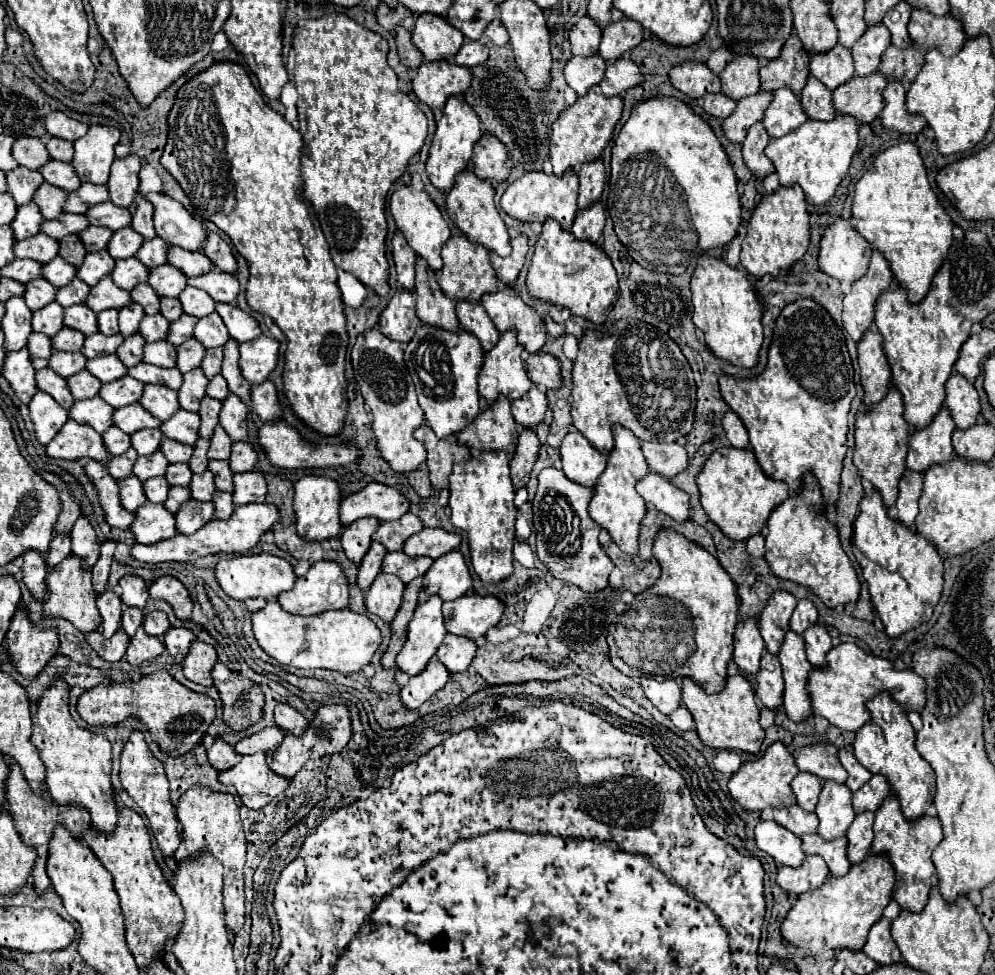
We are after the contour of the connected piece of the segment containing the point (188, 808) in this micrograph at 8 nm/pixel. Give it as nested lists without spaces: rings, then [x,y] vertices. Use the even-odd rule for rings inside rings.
[[[195,785],[181,793],[177,803],[177,819],[183,827],[183,839],[187,843],[187,853],[193,857],[197,851],[207,847],[213,857],[217,857],[225,867],[225,921],[227,927],[237,933],[245,921],[245,895],[243,895],[243,865],[245,865],[245,837],[239,817],[239,807],[231,793],[217,793]]]

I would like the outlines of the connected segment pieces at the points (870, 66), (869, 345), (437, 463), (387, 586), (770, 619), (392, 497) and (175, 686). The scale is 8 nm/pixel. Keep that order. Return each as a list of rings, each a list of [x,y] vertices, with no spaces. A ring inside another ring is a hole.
[[[871,25],[861,39],[851,47],[853,61],[855,61],[855,75],[867,77],[877,71],[877,65],[881,65],[881,55],[889,45],[889,31],[885,25]]]
[[[869,329],[869,333],[859,341],[859,367],[861,367],[861,383],[865,389],[863,403],[877,403],[885,397],[891,379],[891,367],[883,353],[883,337],[877,329]]]
[[[421,425],[415,429],[415,439],[423,441],[427,447],[427,467],[429,479],[435,489],[443,489],[449,485],[449,473],[453,463],[465,461],[471,453],[467,445],[457,445],[457,437],[435,437],[429,425]]]
[[[377,575],[377,579],[373,581],[373,585],[369,587],[369,591],[365,593],[365,607],[379,615],[385,621],[393,621],[401,601],[403,601],[403,591],[405,591],[405,583],[399,577],[393,575]]]
[[[777,589],[771,593],[761,617],[759,617],[759,631],[765,639],[765,647],[769,653],[779,653],[785,629],[789,627],[789,617],[795,609],[797,599],[783,591]]]
[[[369,483],[359,493],[353,493],[341,501],[341,523],[349,525],[361,517],[377,517],[379,521],[401,519],[409,511],[409,501],[397,489]]]
[[[161,669],[141,677],[139,681],[103,681],[101,685],[85,691],[79,697],[77,711],[89,725],[117,725],[125,717],[135,715],[143,719],[143,723],[151,731],[151,737],[161,745],[165,753],[181,755],[193,749],[203,739],[207,727],[215,719],[217,709],[211,697],[187,689],[169,671]]]

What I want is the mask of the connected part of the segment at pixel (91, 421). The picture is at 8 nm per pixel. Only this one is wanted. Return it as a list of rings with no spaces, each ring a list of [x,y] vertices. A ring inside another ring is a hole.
[[[93,397],[89,401],[77,401],[71,407],[69,417],[77,423],[87,423],[97,433],[105,433],[105,429],[113,427],[113,407],[105,405],[105,401],[101,401],[99,397]]]

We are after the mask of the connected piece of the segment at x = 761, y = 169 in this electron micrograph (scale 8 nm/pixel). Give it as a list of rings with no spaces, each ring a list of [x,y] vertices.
[[[761,121],[757,125],[751,125],[745,141],[743,141],[743,159],[747,167],[755,173],[755,177],[765,177],[773,173],[771,161],[765,157],[765,147],[771,141],[769,133],[765,133]]]

